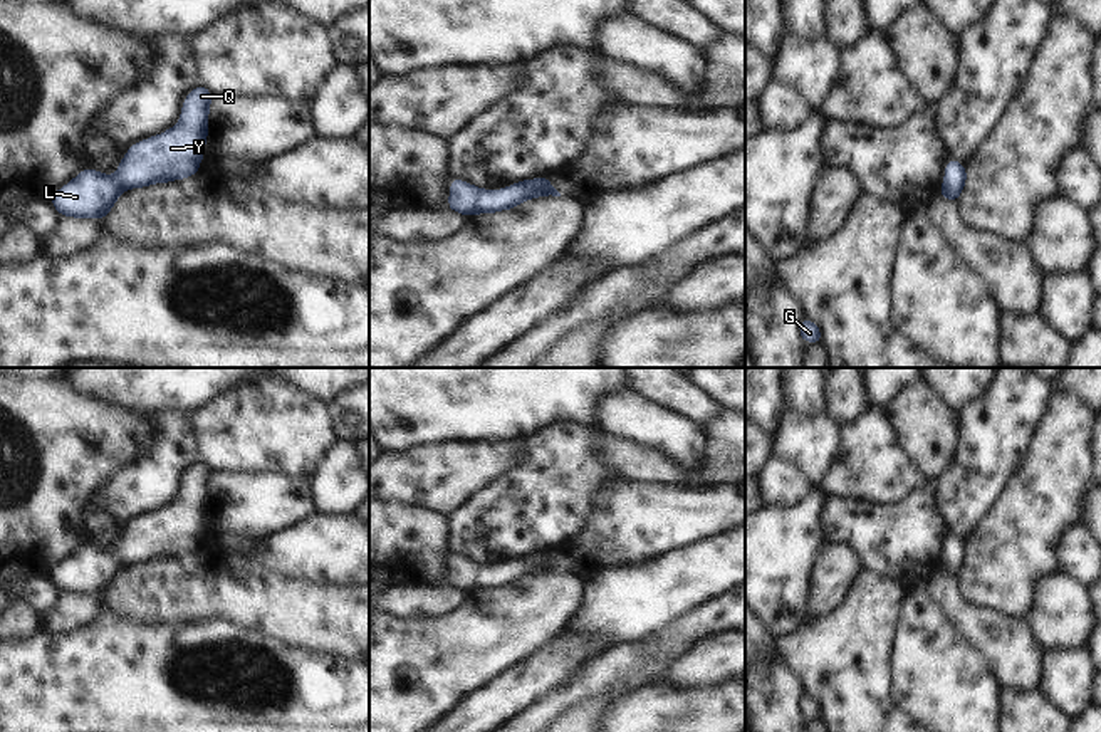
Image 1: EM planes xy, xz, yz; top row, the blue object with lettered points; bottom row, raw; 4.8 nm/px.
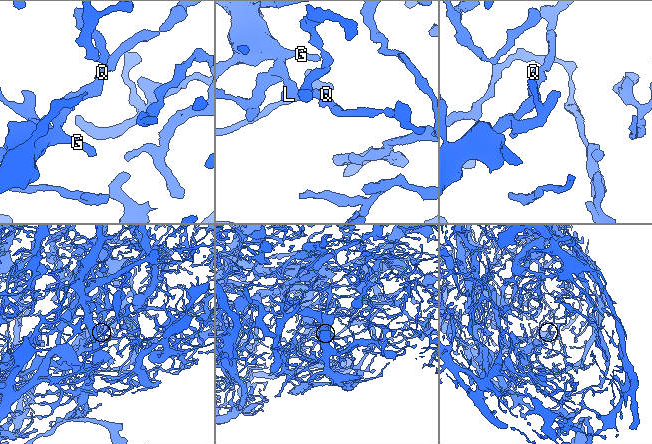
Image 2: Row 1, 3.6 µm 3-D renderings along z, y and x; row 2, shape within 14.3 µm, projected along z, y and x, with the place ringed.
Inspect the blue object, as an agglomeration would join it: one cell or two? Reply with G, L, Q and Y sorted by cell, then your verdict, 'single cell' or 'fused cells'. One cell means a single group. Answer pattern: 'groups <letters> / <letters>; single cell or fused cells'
groups G L Q Y; single cell

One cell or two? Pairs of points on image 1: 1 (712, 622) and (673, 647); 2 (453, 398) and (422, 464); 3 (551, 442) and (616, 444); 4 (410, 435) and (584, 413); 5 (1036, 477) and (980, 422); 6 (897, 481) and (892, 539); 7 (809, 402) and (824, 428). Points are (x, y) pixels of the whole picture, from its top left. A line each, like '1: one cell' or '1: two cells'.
1: one cell
2: two cells
3: two cells
4: one cell
5: two cells
6: two cells
7: two cells

